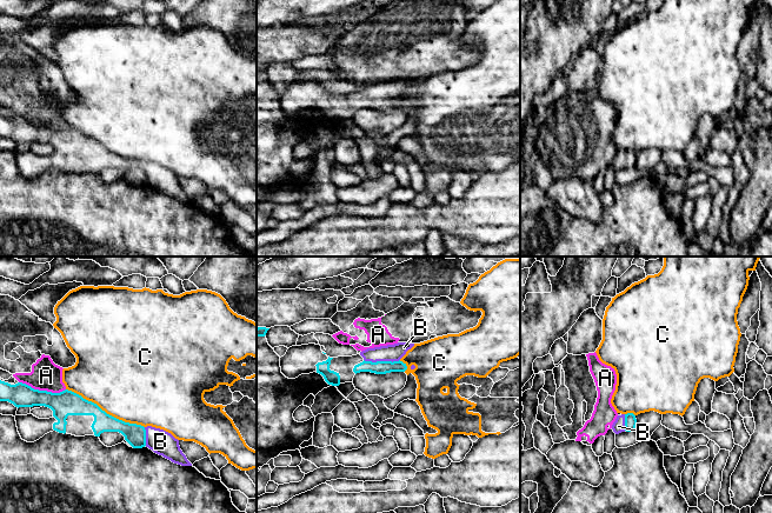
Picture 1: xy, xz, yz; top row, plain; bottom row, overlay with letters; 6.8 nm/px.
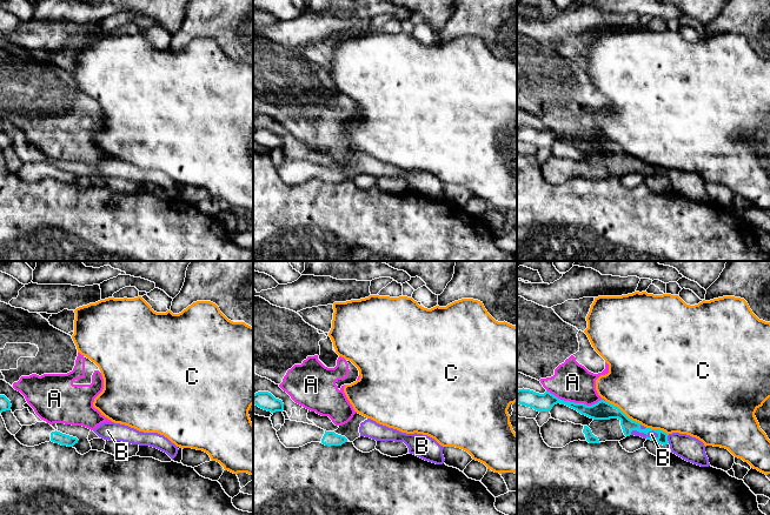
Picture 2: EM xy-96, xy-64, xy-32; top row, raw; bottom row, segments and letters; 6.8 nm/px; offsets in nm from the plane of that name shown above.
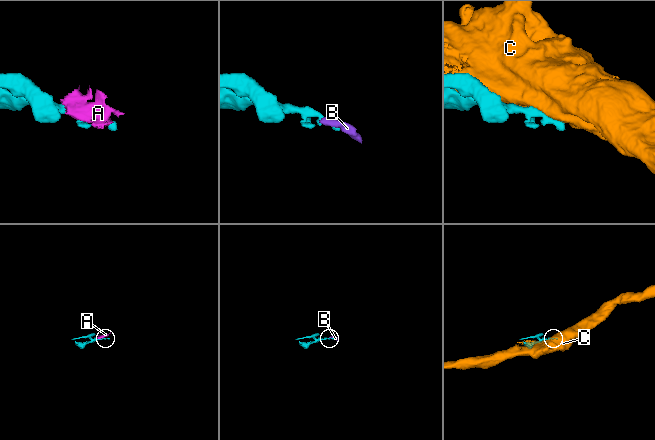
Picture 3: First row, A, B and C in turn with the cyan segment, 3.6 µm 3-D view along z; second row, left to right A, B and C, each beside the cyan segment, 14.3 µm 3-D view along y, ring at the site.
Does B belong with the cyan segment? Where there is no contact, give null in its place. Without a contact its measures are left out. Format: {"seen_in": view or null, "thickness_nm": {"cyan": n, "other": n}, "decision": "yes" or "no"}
{"seen_in": "xz", "thickness_nm": {"cyan": 100, "other": 110}, "decision": "yes"}

